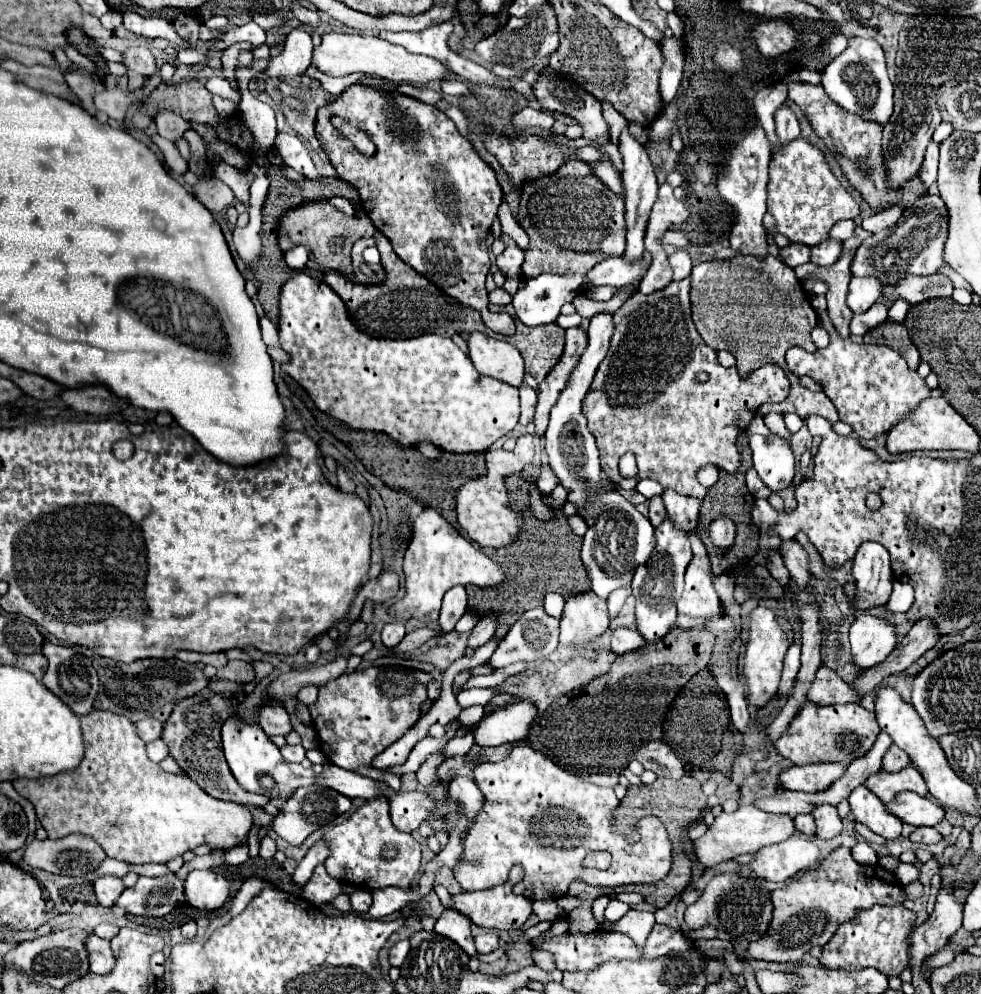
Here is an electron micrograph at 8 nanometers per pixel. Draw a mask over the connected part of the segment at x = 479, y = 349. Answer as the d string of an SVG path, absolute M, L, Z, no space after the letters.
M484 333L468 335L468 355L478 373L500 379L518 387L524 381L524 361L520 351L506 343L492 339Z

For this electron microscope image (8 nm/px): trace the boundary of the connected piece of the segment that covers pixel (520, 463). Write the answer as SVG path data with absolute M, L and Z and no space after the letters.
M520 435L516 449L504 451L504 449L488 449L486 451L486 475L466 479L464 485L458 489L458 523L462 529L470 535L472 541L476 541L480 547L506 547L516 541L518 533L524 527L524 517L520 509L512 507L510 491L506 489L506 477L520 473L524 467L532 465L534 459L534 441L532 435Z

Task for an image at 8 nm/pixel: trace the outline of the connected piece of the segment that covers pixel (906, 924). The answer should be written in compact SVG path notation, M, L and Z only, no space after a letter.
M874 905L870 909L860 909L854 919L838 927L836 935L826 943L820 963L828 969L864 969L874 967L884 975L900 975L908 967L908 945L910 933L916 927L916 913L904 905L882 907Z

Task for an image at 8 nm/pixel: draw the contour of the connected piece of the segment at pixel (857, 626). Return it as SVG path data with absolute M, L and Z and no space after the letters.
M854 611L854 623L850 625L850 645L852 645L852 663L860 669L868 669L884 661L896 647L896 625L888 617L874 617L866 611Z

